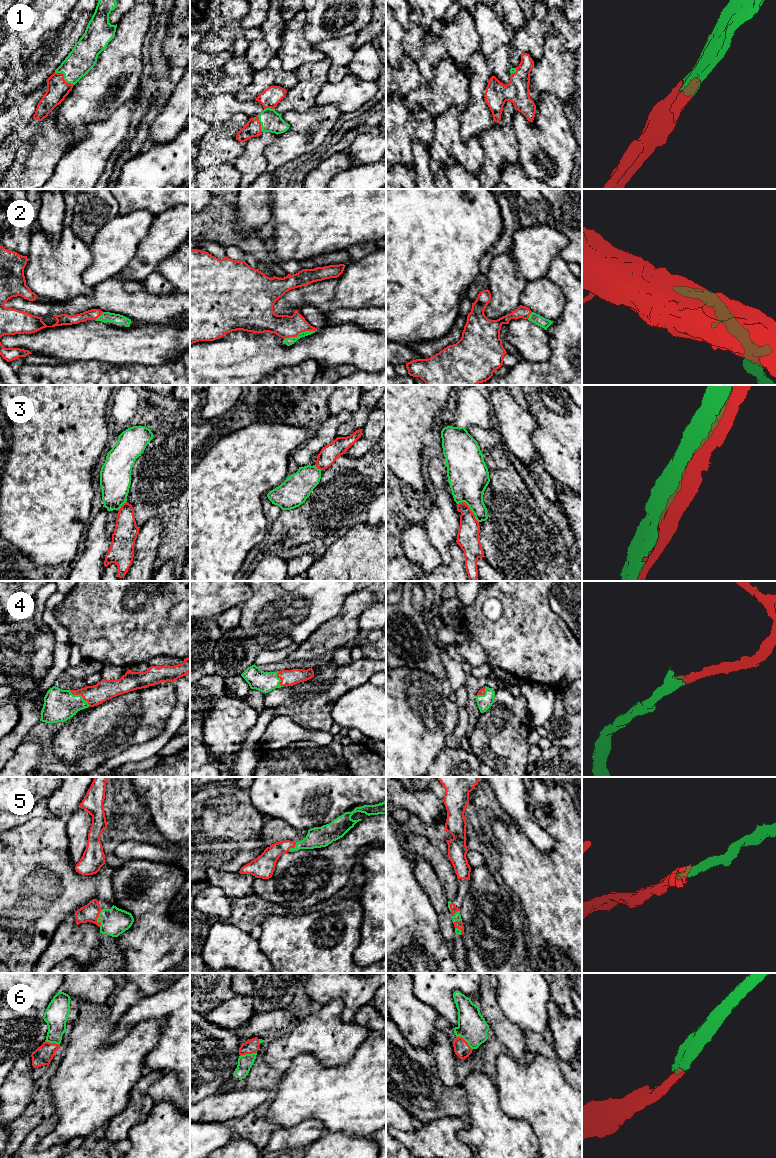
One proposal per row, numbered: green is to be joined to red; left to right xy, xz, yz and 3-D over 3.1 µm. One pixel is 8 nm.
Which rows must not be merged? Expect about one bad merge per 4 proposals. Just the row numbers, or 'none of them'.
3

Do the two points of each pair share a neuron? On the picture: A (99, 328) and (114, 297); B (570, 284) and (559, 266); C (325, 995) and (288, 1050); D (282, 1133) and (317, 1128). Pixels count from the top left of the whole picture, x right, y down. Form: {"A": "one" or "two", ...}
{"A": "two", "B": "one", "C": "two", "D": "one"}

